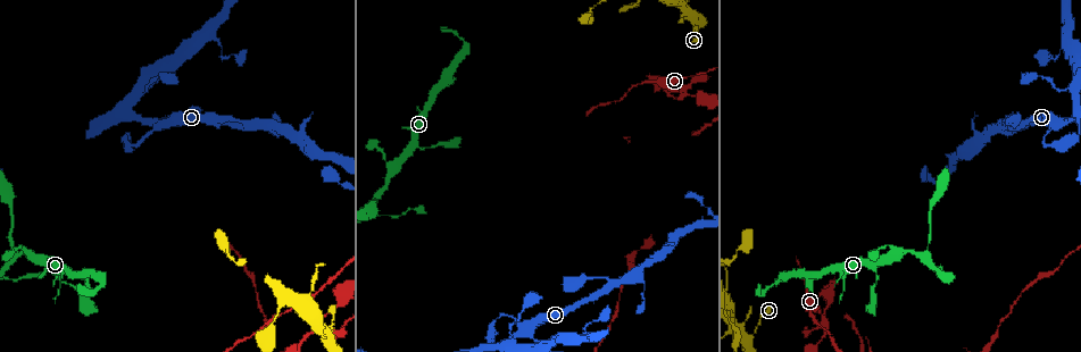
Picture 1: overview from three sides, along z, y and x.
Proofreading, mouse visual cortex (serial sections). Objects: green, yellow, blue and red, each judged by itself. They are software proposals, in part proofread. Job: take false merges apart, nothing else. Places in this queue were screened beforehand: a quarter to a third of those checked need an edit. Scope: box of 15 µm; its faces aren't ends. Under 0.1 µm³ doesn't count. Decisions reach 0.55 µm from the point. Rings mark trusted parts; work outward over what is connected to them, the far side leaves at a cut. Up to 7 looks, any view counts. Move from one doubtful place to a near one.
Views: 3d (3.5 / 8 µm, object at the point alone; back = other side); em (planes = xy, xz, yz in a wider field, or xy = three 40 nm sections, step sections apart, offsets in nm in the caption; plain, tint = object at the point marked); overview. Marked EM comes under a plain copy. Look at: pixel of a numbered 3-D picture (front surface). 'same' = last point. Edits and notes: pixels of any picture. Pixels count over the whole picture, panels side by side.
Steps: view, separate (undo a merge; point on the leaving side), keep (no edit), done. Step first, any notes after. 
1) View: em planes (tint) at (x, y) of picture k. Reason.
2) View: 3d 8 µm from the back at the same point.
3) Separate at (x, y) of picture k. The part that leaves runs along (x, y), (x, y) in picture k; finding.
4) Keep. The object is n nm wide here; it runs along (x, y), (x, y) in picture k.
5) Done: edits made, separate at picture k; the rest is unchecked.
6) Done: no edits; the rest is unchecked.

View: 3d 3.5 µm from the back at (14, 256) of picture 1. Three-way junction.

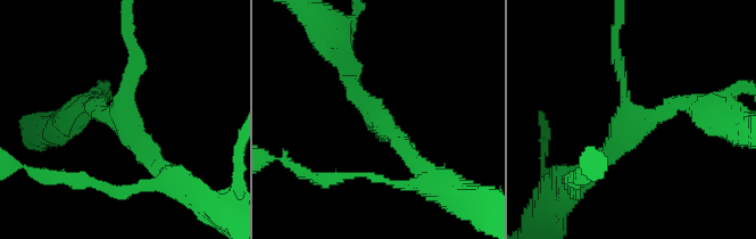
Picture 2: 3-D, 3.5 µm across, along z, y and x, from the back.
View: em xy step 1 (tint) at (118, 124) of picture 2. Shape alone is not enough.

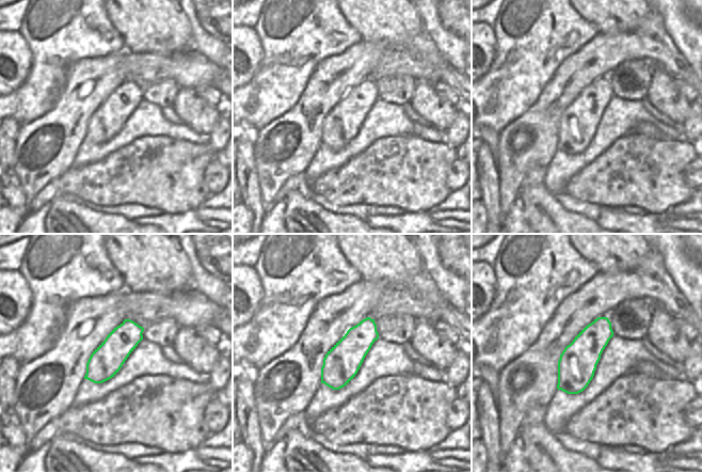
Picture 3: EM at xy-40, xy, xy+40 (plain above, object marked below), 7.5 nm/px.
Keep. 3 arms meet here; the arms are 150, 200, 250 nm wide; it runs along (341, 50), (352, 88), (390, 134) in picture 2; continuous, no second cell.

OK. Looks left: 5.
View: 3d 3.5 µm at (427, 148) of picture 1. Thin neck.

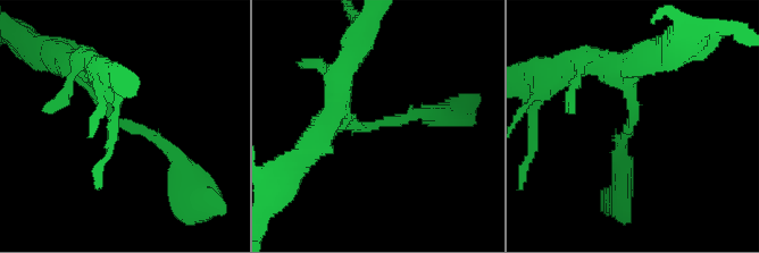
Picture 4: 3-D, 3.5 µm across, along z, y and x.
View: em xy step 5 (tint) at (125, 123) of picture 4.

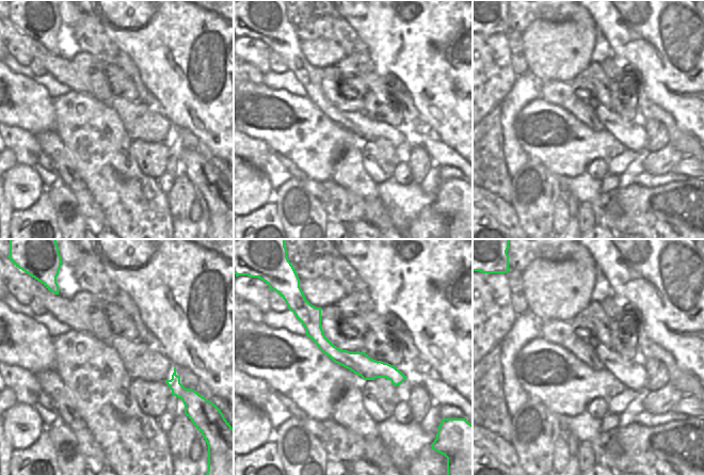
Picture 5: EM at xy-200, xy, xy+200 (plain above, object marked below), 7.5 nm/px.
Keep. The arms are 200, 250 nm wide; it runs along (306, 306), (334, 353), (401, 378) in picture 5; one cell here.

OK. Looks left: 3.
View: em xy step 5 (tint) at (732, 327) of picture 1. Side arm on a straight run.

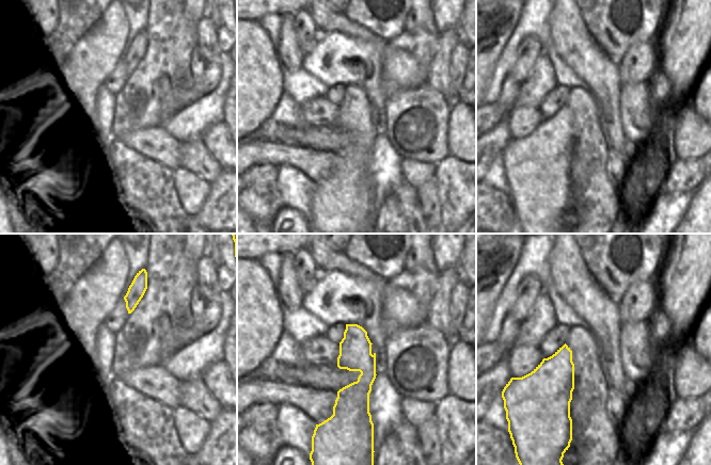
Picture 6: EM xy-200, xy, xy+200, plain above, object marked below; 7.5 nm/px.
View: 3d 3.5 µm at the same point. See where the arms go.

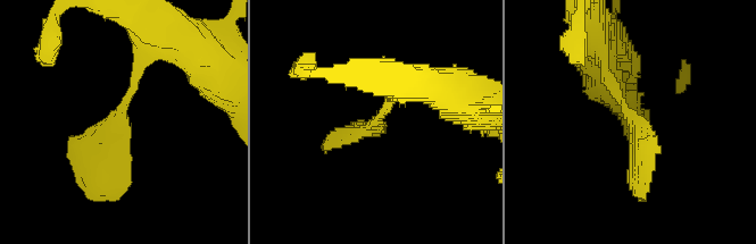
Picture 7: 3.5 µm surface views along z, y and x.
Keep. It runs along (138, 64), (121, 119), (96, 141), (92, 196) in picture 7; one cell here.

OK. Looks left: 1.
Done: no edits; the rest is unchecked.

